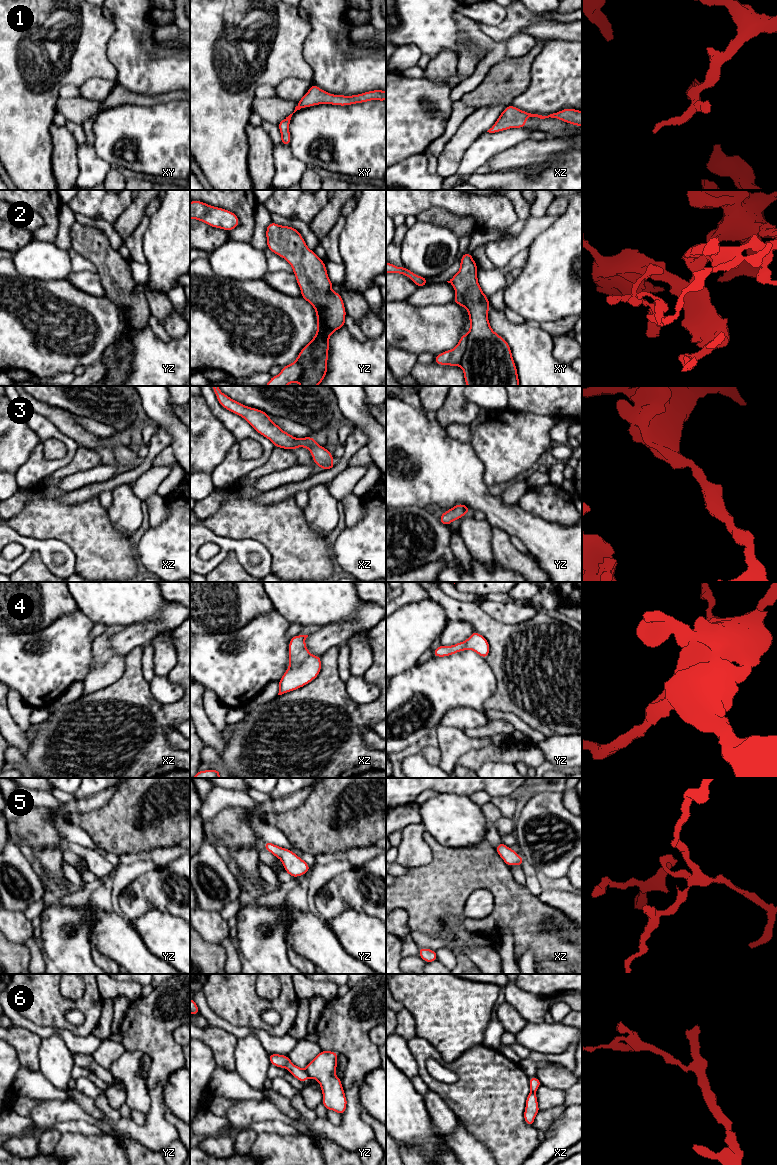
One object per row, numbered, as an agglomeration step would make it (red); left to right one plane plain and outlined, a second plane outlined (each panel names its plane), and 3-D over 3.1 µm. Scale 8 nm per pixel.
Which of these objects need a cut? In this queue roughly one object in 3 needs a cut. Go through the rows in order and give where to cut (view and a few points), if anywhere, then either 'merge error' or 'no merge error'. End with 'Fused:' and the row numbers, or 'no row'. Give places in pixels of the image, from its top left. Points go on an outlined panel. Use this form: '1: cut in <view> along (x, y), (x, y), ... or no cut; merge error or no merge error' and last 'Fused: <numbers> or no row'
1: no cut; no merge error
2: no cut; no merge error
3: no cut; no merge error
4: no cut; no merge error
5: no cut; no merge error
6: cut in yz along (304, 1070), (309, 1076); merge error
Fused: 6

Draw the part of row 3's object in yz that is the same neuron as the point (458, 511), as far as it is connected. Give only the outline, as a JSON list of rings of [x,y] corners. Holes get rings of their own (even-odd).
[[[456,504],[448,511],[443,512],[439,521],[444,525],[449,526],[452,521],[462,518],[468,512],[471,512],[469,507],[464,504]]]

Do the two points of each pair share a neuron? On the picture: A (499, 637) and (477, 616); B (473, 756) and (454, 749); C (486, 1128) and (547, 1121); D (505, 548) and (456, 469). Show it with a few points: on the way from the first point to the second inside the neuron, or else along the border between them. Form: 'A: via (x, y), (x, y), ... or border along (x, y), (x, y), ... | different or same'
A: via (494, 632), (482, 621) | same
B: border along (488, 747), (469, 749), (455, 764) | different
C: border along (533, 1125), (541, 1132) | different
D: border along (492, 526), (504, 530), (510, 536) | different

